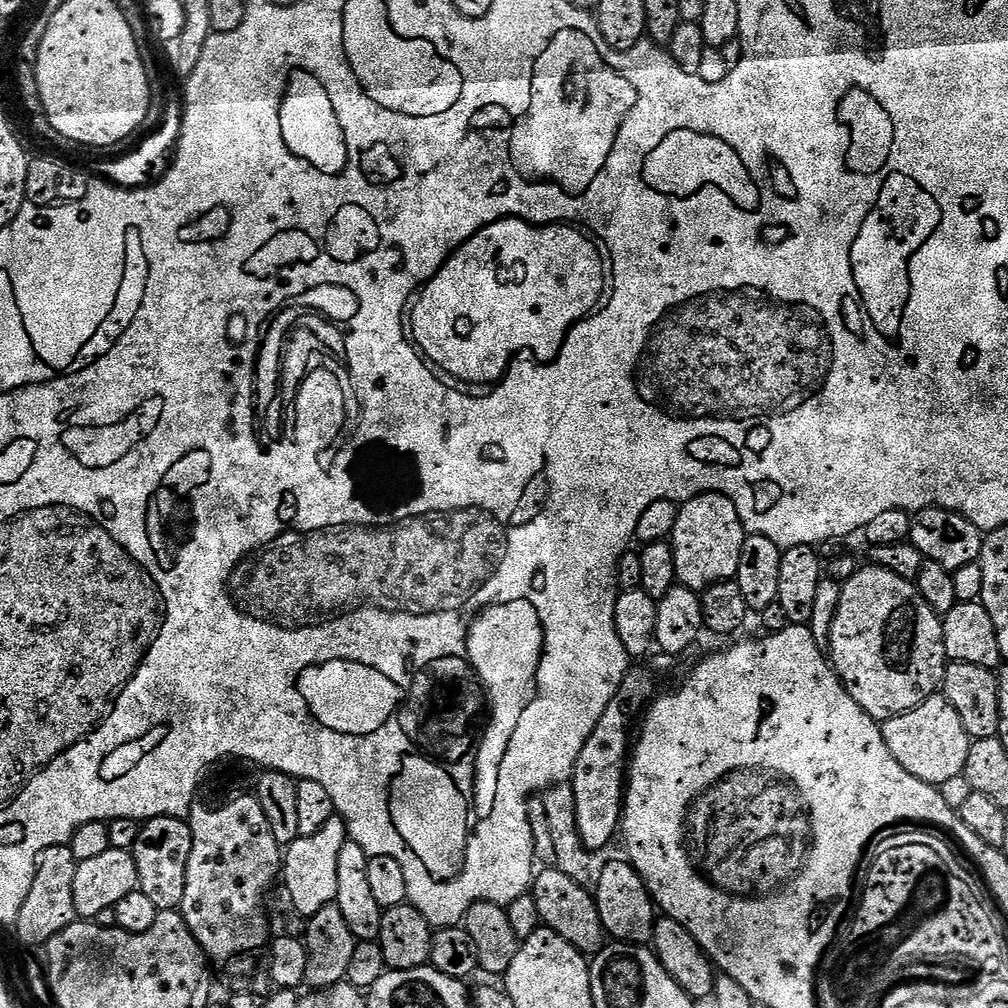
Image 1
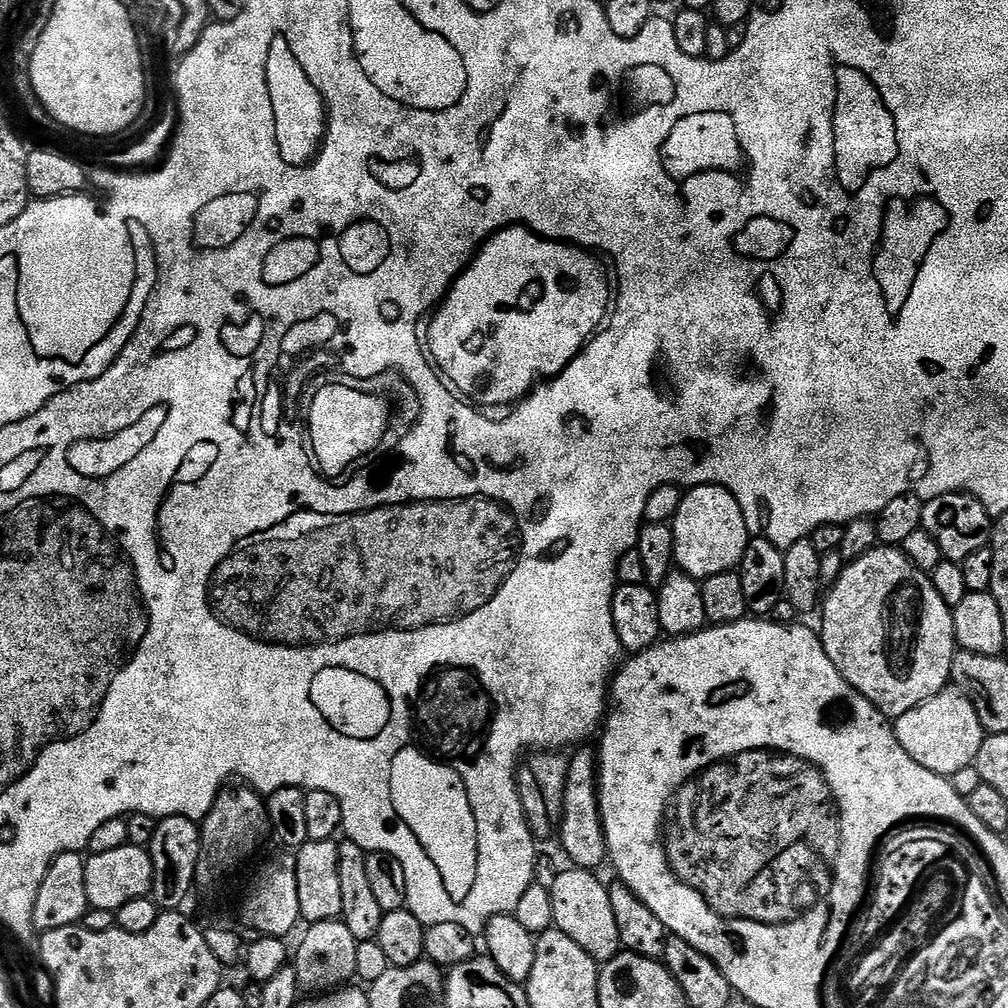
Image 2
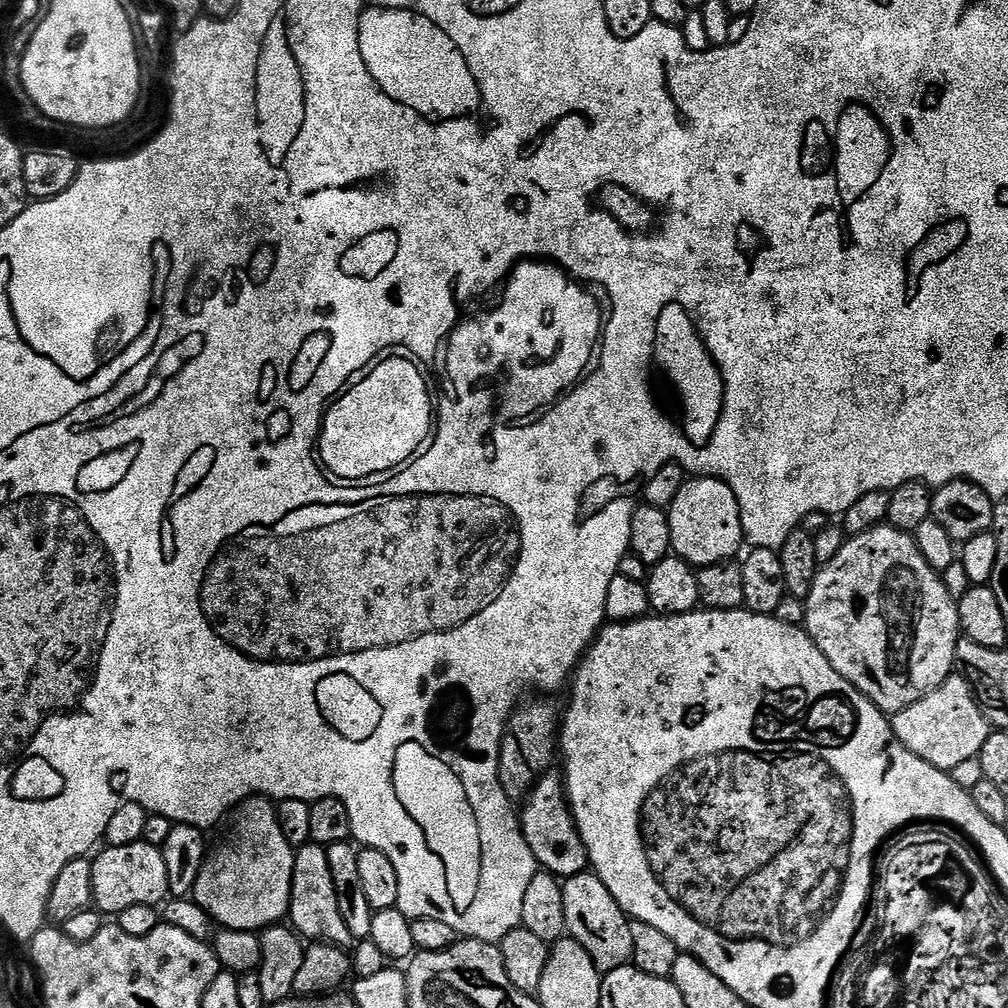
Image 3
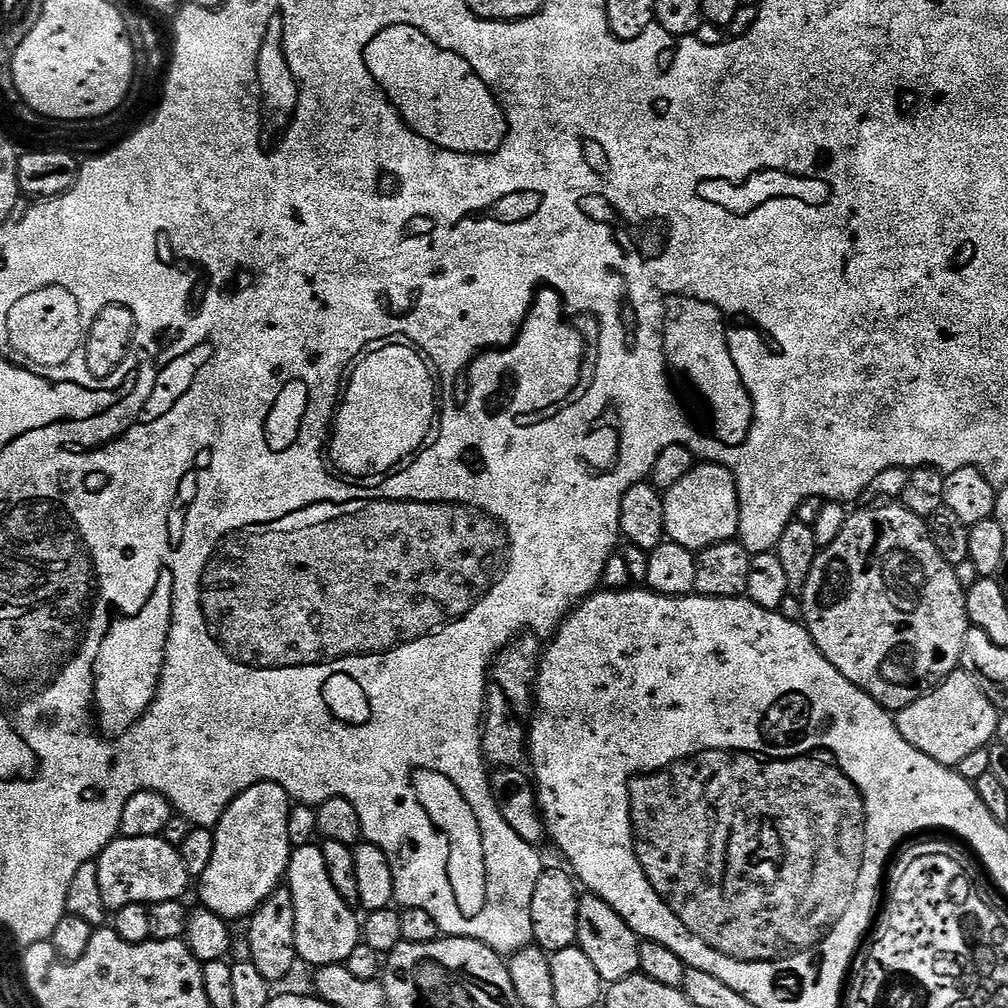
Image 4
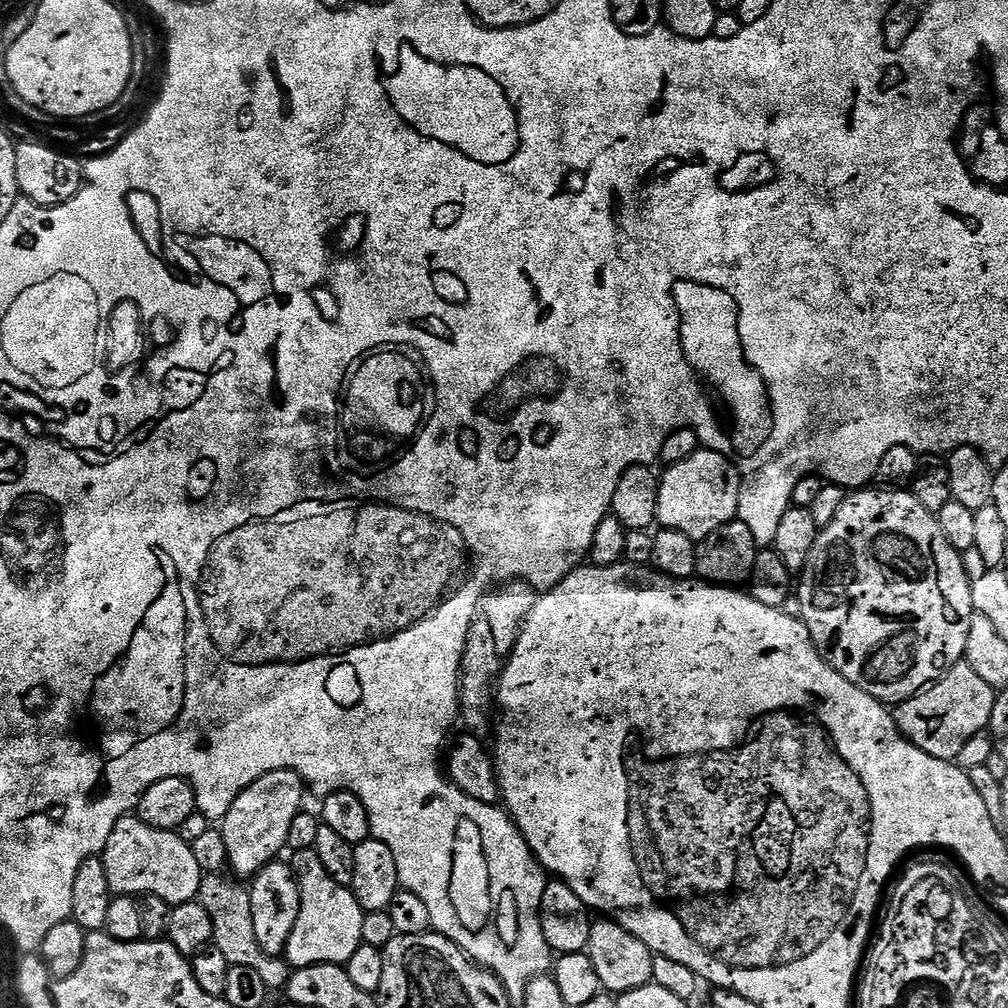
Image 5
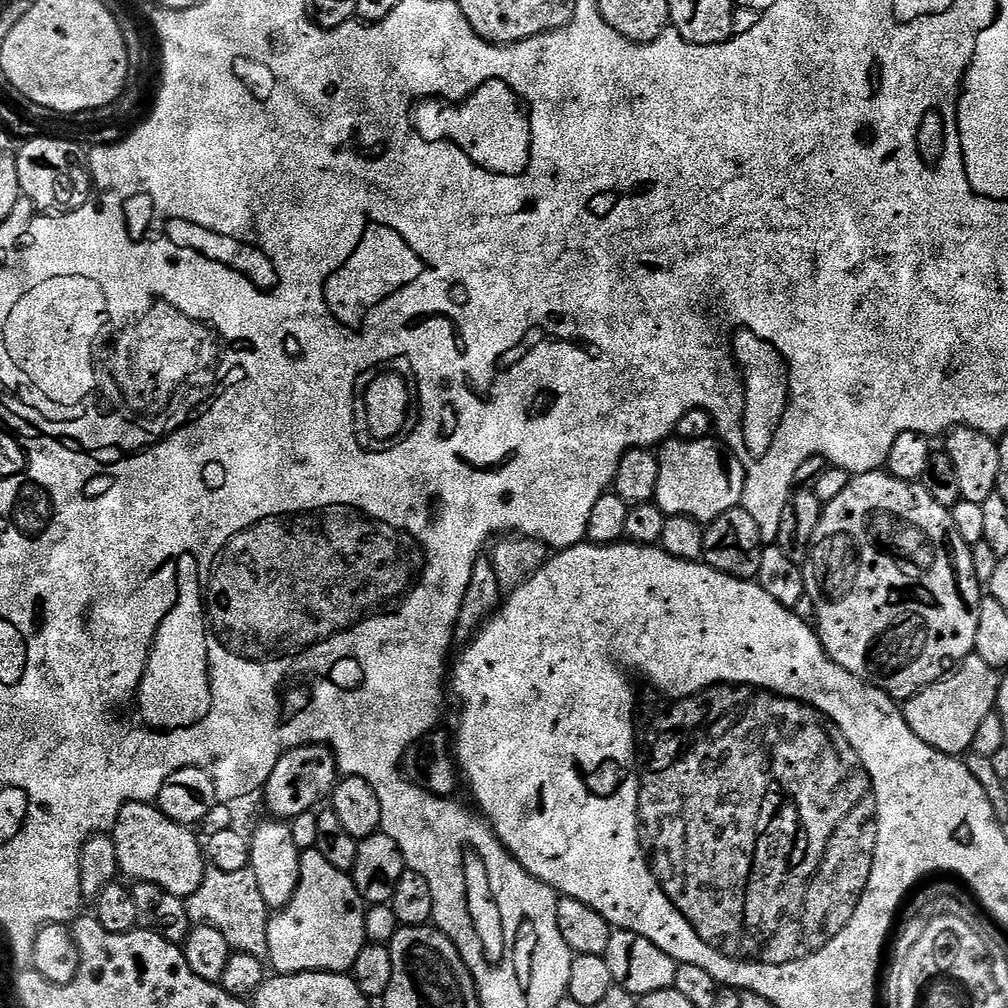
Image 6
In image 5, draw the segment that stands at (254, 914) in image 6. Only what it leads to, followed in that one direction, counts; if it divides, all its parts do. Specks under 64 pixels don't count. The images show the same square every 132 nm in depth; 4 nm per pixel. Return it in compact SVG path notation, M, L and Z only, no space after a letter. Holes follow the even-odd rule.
M209 873L205 875L200 882L200 895L198 901L206 908L208 914L210 914L213 920L213 945L222 951L226 960L231 966L251 966L258 970L263 977L266 977L266 984L271 991L285 989L288 985L289 978L292 973L291 965L285 959L278 957L277 955L267 953L261 944L258 942L258 936L254 929L254 916L251 913L250 905L250 890L244 885L244 887L238 883L235 879L226 878L227 875L219 873Z

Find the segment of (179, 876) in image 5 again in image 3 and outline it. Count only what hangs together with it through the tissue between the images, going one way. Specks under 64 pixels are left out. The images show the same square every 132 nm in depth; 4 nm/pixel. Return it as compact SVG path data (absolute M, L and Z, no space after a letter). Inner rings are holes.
M141 842L117 848L105 847L103 851L97 851L92 860L92 902L101 913L118 914L130 906L160 906L169 899L166 858L159 847Z

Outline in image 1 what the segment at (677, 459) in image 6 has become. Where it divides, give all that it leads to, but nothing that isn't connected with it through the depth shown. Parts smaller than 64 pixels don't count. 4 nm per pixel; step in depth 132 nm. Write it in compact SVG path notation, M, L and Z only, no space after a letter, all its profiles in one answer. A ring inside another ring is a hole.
M707 492L683 501L679 510L670 537L677 581L697 594L715 584L735 581L746 529L734 502L717 492Z

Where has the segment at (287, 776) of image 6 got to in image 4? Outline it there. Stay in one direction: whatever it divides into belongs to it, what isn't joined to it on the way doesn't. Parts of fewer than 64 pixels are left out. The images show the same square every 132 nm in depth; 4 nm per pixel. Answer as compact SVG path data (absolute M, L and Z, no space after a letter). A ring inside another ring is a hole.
M255 784L232 801L214 829L214 858L206 874L198 878L199 903L204 908L227 922L243 921L285 883L293 850L288 825L293 803L286 789L277 784Z

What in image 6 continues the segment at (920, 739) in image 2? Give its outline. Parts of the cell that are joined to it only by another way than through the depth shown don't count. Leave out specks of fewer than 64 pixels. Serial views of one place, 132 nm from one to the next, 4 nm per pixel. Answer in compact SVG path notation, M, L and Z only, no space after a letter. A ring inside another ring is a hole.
M974 654L968 656L944 679L903 701L902 715L908 724L909 732L922 738L922 742L926 742L934 750L944 752L948 756L959 757L967 753L974 742L978 725L995 709L1000 678L1001 673L986 666L982 658Z

